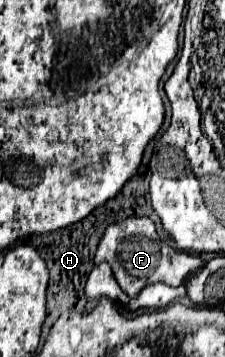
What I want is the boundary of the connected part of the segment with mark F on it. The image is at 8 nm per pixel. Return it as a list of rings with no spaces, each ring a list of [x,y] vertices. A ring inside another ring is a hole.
[[[128,217],[124,223],[108,225],[98,243],[94,261],[110,263],[120,289],[128,297],[136,297],[142,287],[146,287],[148,283],[154,283],[154,281],[162,281],[172,287],[178,287],[188,279],[188,275],[192,275],[196,269],[206,265],[204,259],[190,255],[186,251],[178,251],[178,249],[170,247],[168,243],[164,243],[150,217]]]

